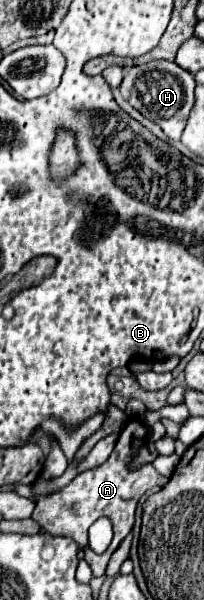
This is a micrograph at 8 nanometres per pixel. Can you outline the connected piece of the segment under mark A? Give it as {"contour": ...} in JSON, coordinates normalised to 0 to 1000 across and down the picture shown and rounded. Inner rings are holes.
{"contour":[[[637,697],[627,707],[608,710],[569,743],[559,743],[559,753],[539,757],[539,763],[500,777],[392,787],[324,813],[265,820],[255,833],[181,833],[172,838],[152,863],[196,873],[196,880],[216,887],[235,887],[255,893],[333,893],[373,907],[392,907],[402,917],[412,917],[412,933],[451,947],[451,960],[510,960],[510,950],[520,950],[520,940],[529,940],[549,920],[578,913],[578,907],[647,883],[657,850],[667,850],[686,827],[716,817],[735,817],[755,810],[804,810],[824,803],[824,797],[775,793],[765,783],[735,773],[637,780],[637,763],[667,760],[667,750],[686,750],[686,743],[716,740],[716,730],[725,730],[725,713],[696,707],[696,700]],[[490,860],[529,860],[549,867],[559,897],[549,897],[549,907],[529,910],[529,917],[510,923],[461,923],[431,913],[431,880]]]}

